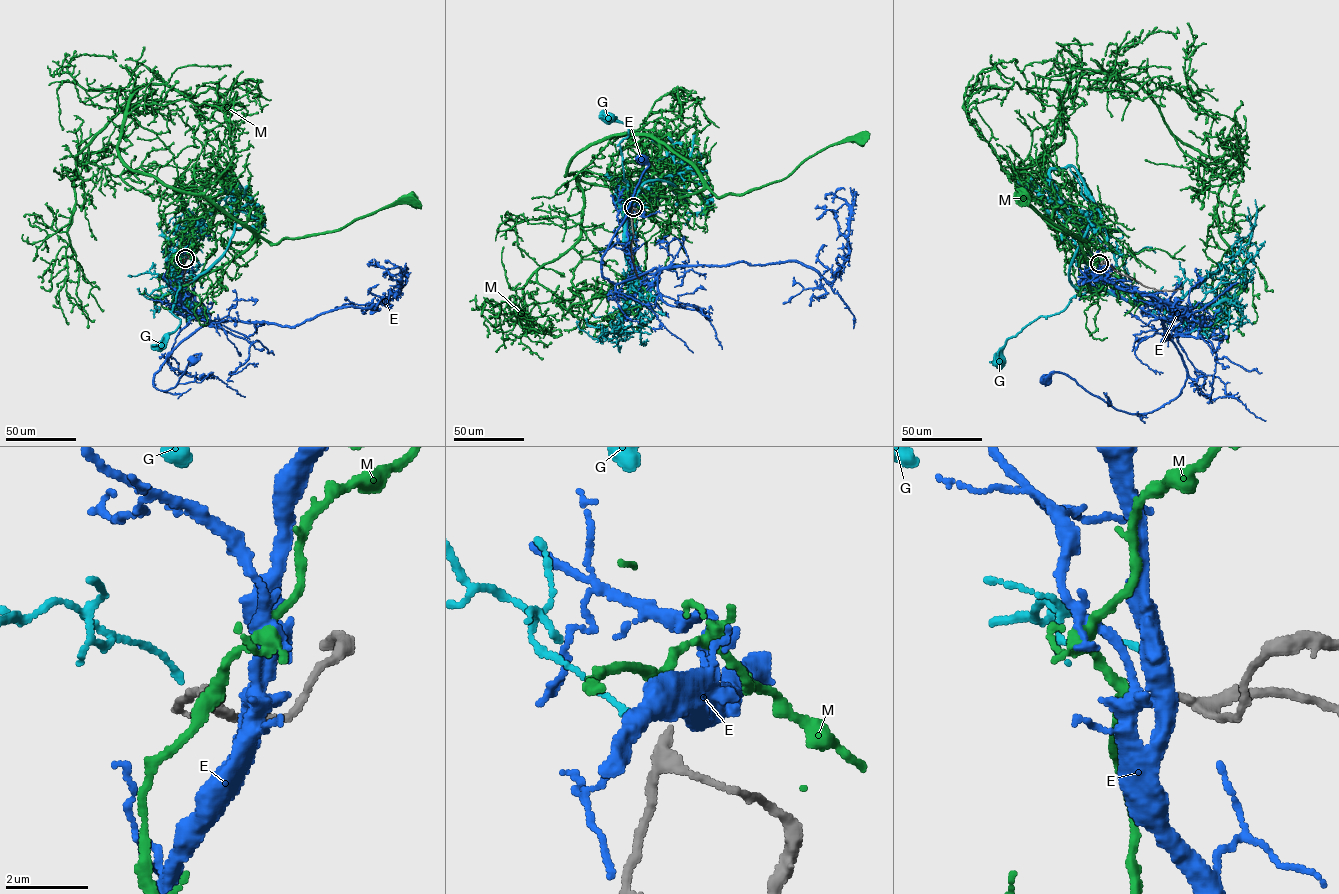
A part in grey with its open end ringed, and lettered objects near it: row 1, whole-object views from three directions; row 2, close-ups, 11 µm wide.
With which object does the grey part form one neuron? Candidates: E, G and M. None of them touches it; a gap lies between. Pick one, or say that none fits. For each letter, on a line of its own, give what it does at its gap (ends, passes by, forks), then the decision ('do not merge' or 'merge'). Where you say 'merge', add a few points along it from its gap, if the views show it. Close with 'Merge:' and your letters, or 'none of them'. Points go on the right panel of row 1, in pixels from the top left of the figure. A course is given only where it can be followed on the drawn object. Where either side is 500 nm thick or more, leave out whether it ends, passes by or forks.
E: it forks there; do not merge
G: it ends there; do not merge
M: it passes by; do not merge
Merge: none of them

